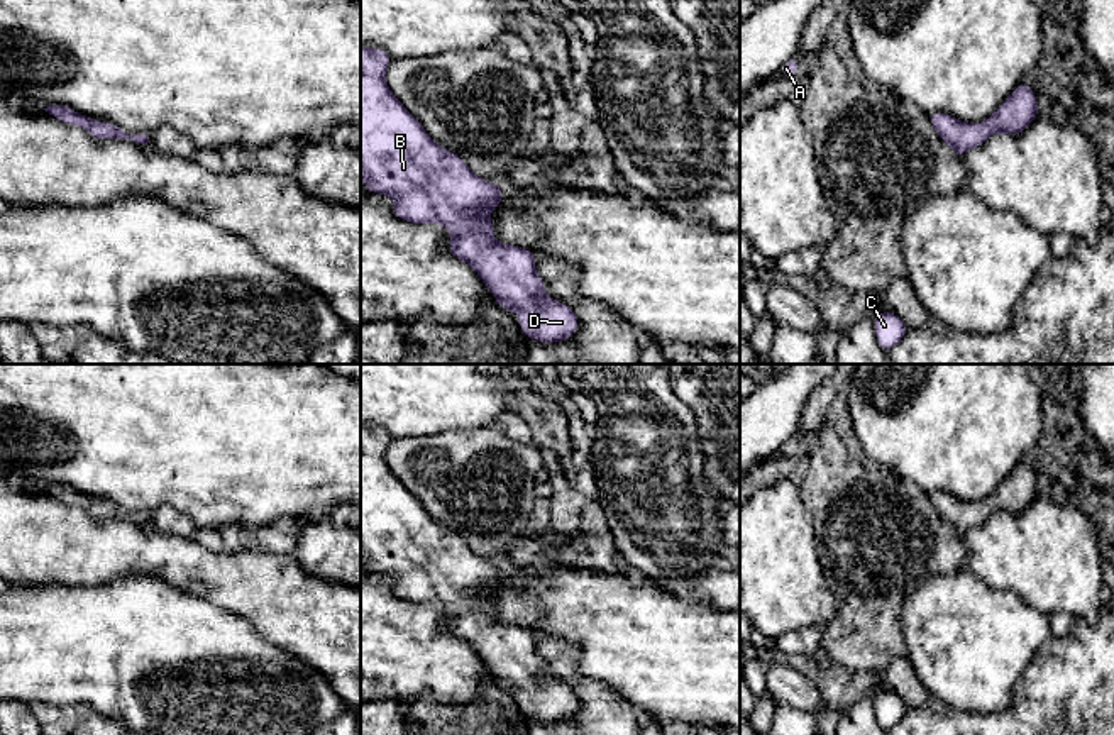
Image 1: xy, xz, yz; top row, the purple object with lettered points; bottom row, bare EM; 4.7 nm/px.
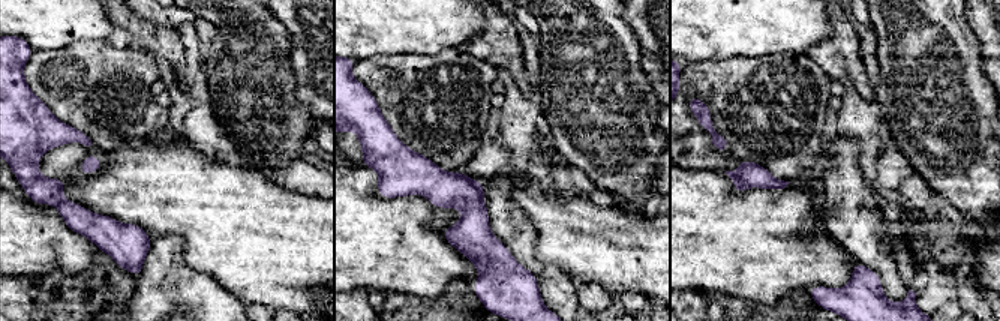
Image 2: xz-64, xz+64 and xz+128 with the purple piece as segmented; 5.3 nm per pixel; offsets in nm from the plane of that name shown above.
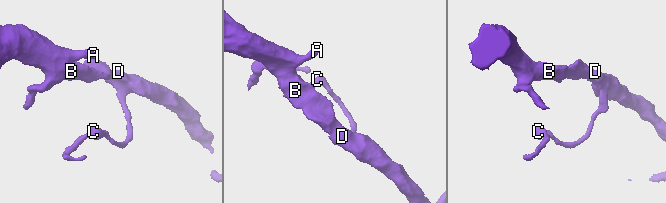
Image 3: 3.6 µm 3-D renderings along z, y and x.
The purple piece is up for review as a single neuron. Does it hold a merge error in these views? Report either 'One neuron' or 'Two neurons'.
One neuron

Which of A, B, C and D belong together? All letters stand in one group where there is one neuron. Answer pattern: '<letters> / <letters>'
A B C D

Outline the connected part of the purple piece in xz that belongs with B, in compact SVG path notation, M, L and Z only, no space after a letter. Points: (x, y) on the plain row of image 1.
M361 427L361 552L366 557L362 567L393 576L393 593L400 600L447 605L452 613L447 630L466 640L477 652L498 684L510 693L518 691L523 696L516 703L525 716L543 723L567 720L579 710L579 698L565 682L543 676L547 664L537 652L535 632L515 623L499 623L493 618L494 606L489 600L489 591L503 583L503 567L479 557L459 533L444 528L425 511L420 500L405 488L386 464L384 454L391 440L384 428Z

